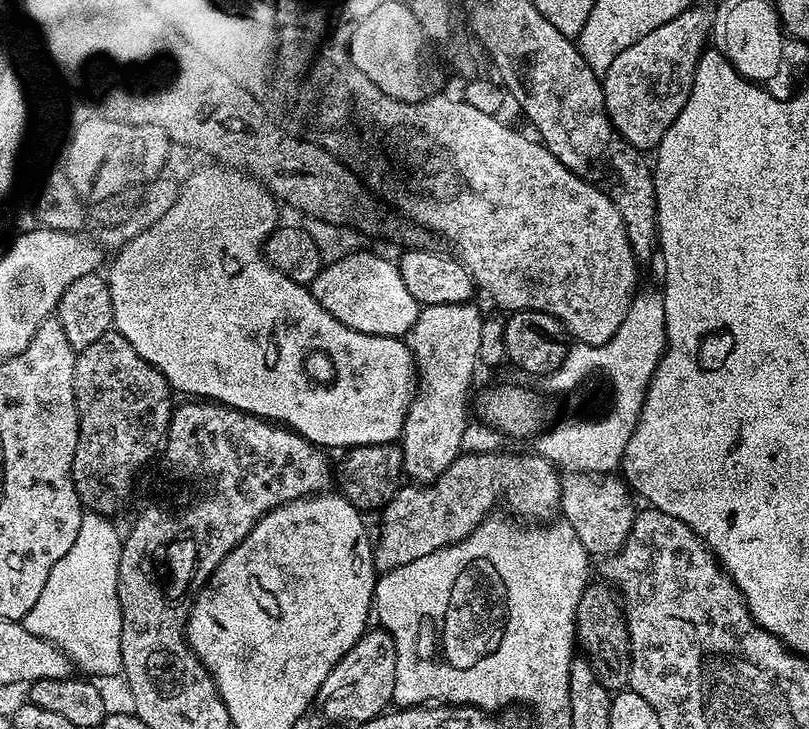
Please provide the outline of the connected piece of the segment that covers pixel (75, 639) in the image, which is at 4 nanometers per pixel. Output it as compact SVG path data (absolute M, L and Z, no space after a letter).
M85 511L84 522L80 527L79 538L76 540L70 554L66 558L62 558L58 562L58 566L54 566L54 570L50 574L50 578L46 582L46 590L42 590L42 598L38 598L38 602L34 606L34 610L30 610L23 618L23 626L26 630L30 630L30 634L34 634L38 638L43 640L48 640L50 643L56 645L56 647L61 648L66 655L68 655L69 660L72 661L73 665L77 669L80 668L89 677L92 676L120 676L122 672L122 622L124 621L124 615L120 609L120 553L122 551L122 532L115 528L113 521L107 516L100 516L96 512Z

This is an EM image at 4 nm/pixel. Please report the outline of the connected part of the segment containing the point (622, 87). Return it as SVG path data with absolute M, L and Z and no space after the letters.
M692 18L676 20L674 23L663 27L653 36L649 36L643 47L633 51L623 61L623 64L625 63L624 69L622 69L622 64L619 71L615 73L615 76L617 76L612 88L610 84L610 91L607 93L607 97L610 115L616 125L616 131L628 143L633 144L637 150L659 149L664 136L671 131L672 124L675 123L682 109L688 106L689 97L694 89L694 81L697 79L697 67L701 63L702 53L705 51L703 26L688 19Z

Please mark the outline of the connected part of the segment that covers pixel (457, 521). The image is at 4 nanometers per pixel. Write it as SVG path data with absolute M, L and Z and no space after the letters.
M507 450L464 452L439 479L431 484L421 486L412 482L402 486L396 491L396 497L382 510L385 524L380 528L380 540L378 536L374 544L377 573L392 572L395 568L406 566L410 562L418 562L418 558L426 558L426 554L434 554L434 550L442 550L446 546L465 540L481 522L493 515L492 507L496 503L505 504L513 512L511 513L513 517L522 516L530 519L527 520L530 522L551 521L555 517L552 515L560 512L562 476L552 461L539 454L531 455L515 456Z

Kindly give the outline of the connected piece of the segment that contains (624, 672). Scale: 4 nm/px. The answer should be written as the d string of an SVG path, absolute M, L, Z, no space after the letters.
M589 583L587 590L578 598L576 611L576 639L579 647L584 648L583 655L590 662L598 682L615 694L628 688L630 666L632 665L632 647L628 637L628 623L624 621L624 610L613 585Z

